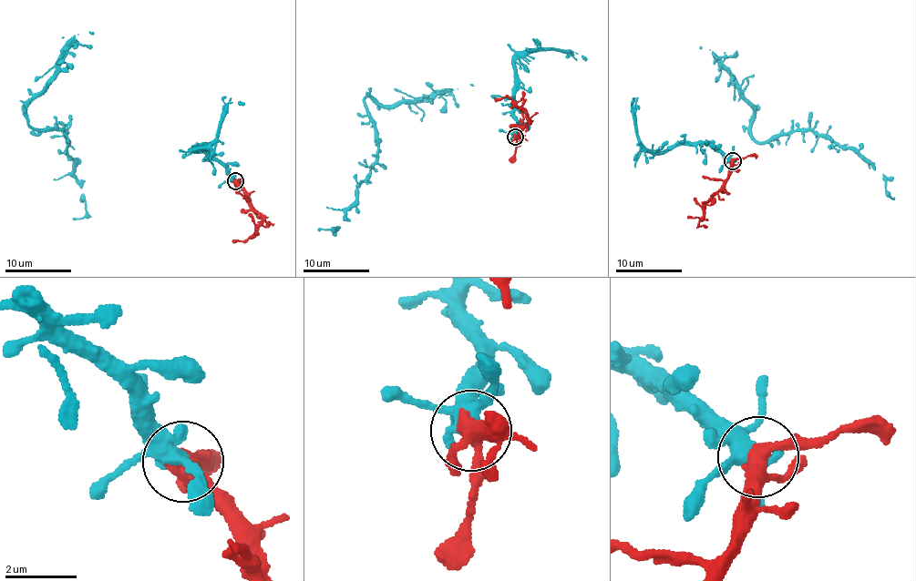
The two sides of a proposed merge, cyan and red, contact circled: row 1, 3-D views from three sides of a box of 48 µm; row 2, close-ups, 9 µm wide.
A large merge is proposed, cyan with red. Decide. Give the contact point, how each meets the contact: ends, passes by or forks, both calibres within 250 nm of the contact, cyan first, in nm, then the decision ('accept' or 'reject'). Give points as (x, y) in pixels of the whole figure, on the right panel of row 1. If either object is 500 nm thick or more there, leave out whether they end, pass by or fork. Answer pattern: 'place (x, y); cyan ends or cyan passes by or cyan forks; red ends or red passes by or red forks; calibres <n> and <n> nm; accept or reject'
place (732, 160); cyan forks; red forks; calibres 340 and 340 nm; accept

